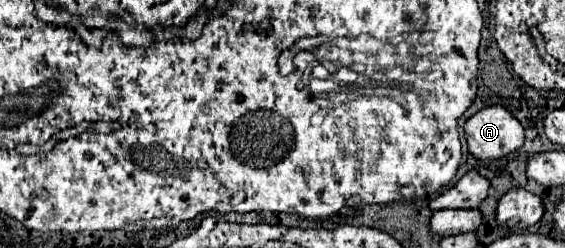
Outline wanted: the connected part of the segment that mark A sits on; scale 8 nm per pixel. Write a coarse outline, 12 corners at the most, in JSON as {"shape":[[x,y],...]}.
{"shape":[[502,105],[464,125],[468,151],[482,161],[524,143],[524,127]]}

